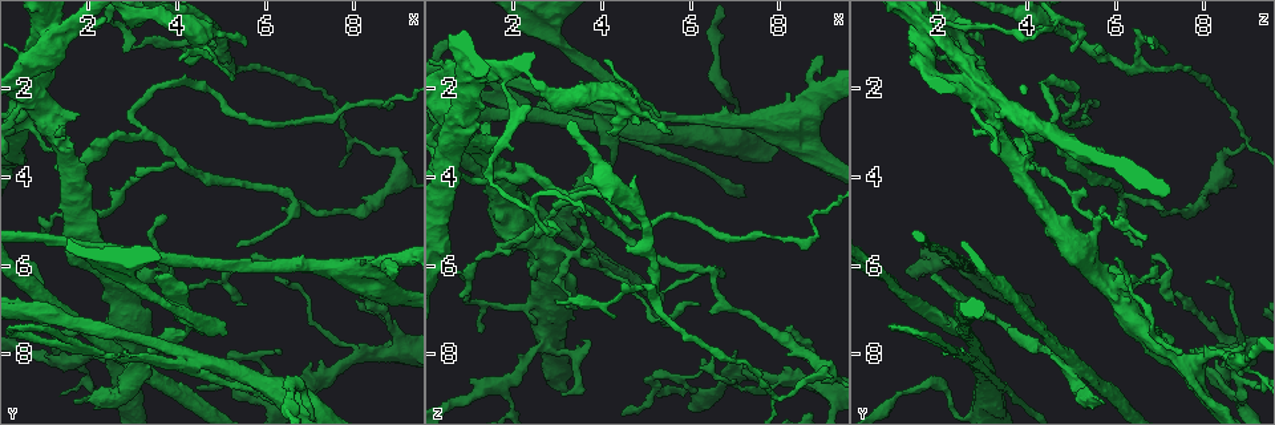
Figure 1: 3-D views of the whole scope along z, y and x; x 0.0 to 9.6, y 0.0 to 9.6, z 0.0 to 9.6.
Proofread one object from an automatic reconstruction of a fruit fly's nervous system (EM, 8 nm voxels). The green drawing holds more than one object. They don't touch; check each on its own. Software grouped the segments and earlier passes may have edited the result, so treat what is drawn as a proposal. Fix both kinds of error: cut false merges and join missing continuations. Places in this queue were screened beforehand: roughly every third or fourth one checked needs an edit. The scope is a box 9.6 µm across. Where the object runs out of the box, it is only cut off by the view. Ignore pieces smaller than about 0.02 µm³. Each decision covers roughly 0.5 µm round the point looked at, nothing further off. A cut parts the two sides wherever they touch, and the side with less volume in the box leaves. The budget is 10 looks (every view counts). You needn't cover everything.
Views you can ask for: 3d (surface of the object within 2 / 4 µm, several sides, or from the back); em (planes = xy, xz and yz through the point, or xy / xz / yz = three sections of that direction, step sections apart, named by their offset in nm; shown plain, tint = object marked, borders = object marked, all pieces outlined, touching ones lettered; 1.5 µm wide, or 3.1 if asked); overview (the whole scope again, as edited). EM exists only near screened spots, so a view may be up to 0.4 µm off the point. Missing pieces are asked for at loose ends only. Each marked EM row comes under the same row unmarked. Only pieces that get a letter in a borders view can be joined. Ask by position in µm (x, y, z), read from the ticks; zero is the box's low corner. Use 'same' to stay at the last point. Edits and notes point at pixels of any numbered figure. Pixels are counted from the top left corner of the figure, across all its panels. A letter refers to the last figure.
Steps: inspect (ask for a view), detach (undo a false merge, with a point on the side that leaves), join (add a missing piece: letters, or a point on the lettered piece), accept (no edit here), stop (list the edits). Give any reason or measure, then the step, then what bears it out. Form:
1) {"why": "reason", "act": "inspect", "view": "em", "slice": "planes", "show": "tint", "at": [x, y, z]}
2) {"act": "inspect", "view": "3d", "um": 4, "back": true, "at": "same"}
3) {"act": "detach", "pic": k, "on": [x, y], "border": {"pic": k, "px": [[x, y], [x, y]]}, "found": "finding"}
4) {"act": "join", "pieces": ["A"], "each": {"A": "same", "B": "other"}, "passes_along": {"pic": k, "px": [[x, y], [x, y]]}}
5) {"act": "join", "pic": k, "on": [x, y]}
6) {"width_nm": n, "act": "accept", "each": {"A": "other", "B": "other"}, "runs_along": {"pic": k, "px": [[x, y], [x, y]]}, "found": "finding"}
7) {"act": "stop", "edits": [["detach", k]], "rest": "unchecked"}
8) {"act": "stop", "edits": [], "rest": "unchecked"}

{"act": "inspect", "view": "em", "slice": "xy", "step": 4, "show": "borders", "at": [0.75, 5.45, 6.70]}

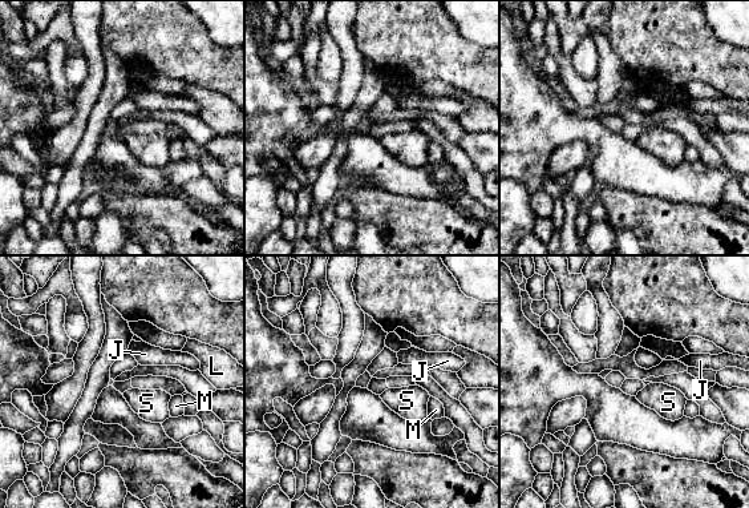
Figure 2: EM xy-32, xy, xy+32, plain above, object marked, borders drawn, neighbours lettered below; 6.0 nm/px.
{"act": "inspect", "view": "em", "slice": "yz", "step": 8, "show": "borders", "at": "same"}

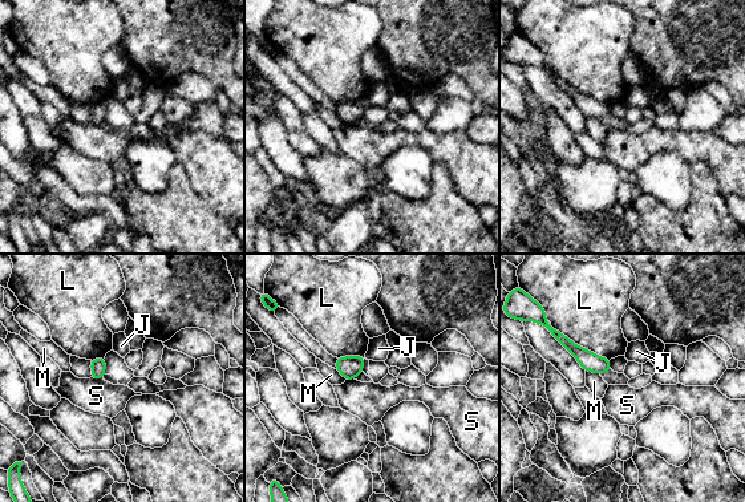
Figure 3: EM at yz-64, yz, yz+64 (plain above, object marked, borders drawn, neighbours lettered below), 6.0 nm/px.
{"act": "accept", "each": {"J": "other", "L": "other", "M": "other", "S": "other"}, "runs_along": {"pic": 3, "px": [[557, 335], [591, 363], [607, 365]]}, "found": "none of them fits"}

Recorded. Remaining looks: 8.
{"why": "thick end", "act": "inspect", "view": "3d", "um": 4, "at": [1.70, 9.15, 5.75]}

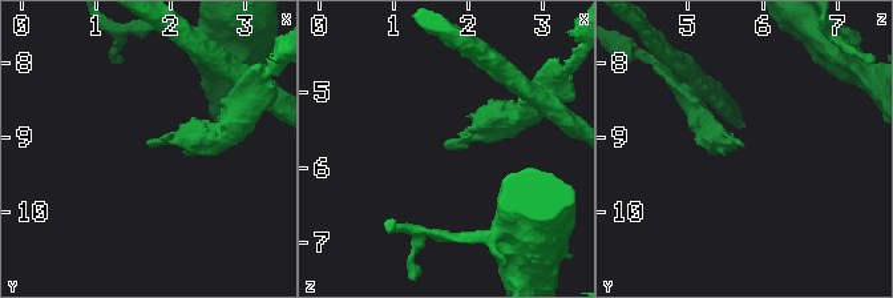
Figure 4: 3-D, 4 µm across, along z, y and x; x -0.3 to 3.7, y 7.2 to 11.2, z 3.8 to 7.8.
{"act": "inspect", "view": "em", "um": 3.1, "slice": "planes", "show": "tint", "at": [1.75, 9.05, 5.75]}

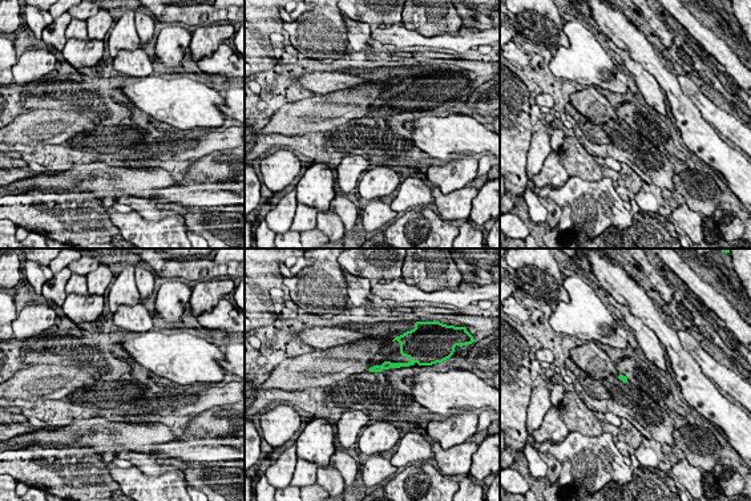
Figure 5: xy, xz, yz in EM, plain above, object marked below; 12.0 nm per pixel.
{"act": "inspect", "view": "em", "um": 3.1, "slice": "planes", "show": "borders", "at": "same"}

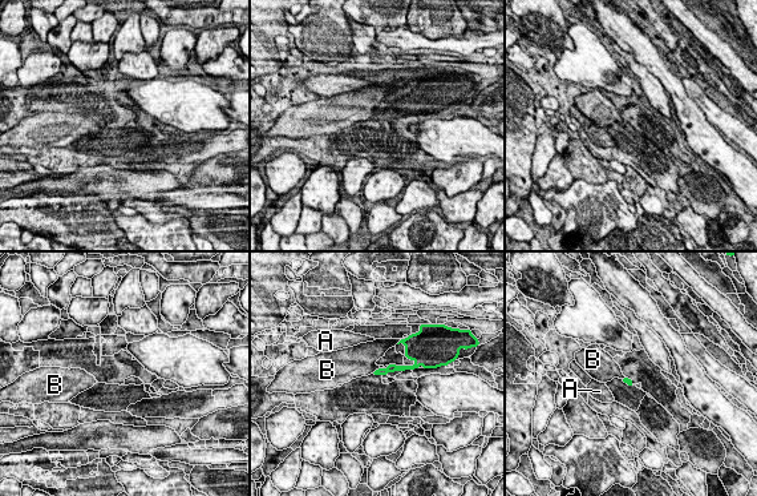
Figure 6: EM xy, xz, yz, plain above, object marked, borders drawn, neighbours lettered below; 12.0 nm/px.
{"act": "accept", "each": {"A": "other", "B": "other"}, "found": "no lettered piece goes on from it"}

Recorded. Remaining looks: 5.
{"why": "sharp bend", "act": "inspect", "view": "em", "slice": "xz", "step": 4, "show": "tint", "at": [8.05, 3.15, 9.00]}

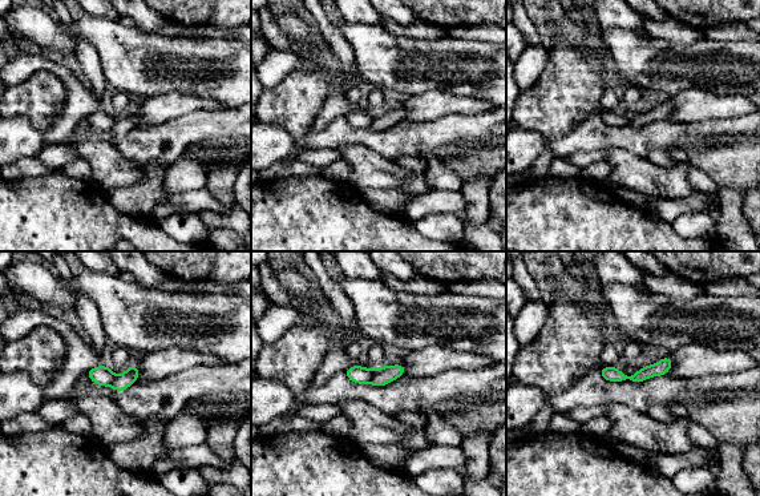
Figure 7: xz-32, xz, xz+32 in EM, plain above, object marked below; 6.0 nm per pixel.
{"why": "cut it another way", "act": "inspect", "view": "em", "slice": "planes", "show": "borders", "at": "same"}

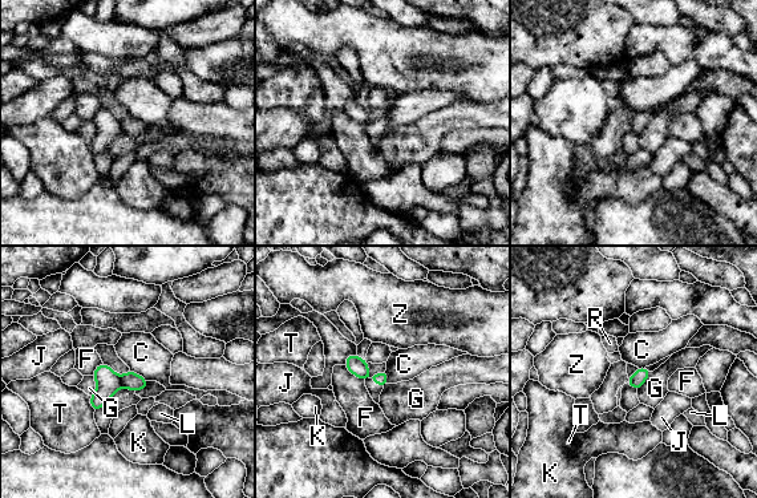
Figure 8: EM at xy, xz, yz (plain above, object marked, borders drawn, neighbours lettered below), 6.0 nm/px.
{"width_nm": 90, "act": "detach", "pic": 8, "on": [130, 380], "each": {"C": "other", "F": "other", "G": "other", "J": "other", "K": "other", "L": "other", "R": "other", "T": "other", "Z": "other"}, "border": {"pic": 8, "px": [[120, 377], [122, 385]]}, "found": "two neurons meet here"}

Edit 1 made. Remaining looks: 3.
{"act": "stop", "edits": [["detach", 8]], "rest": "unchecked"}

